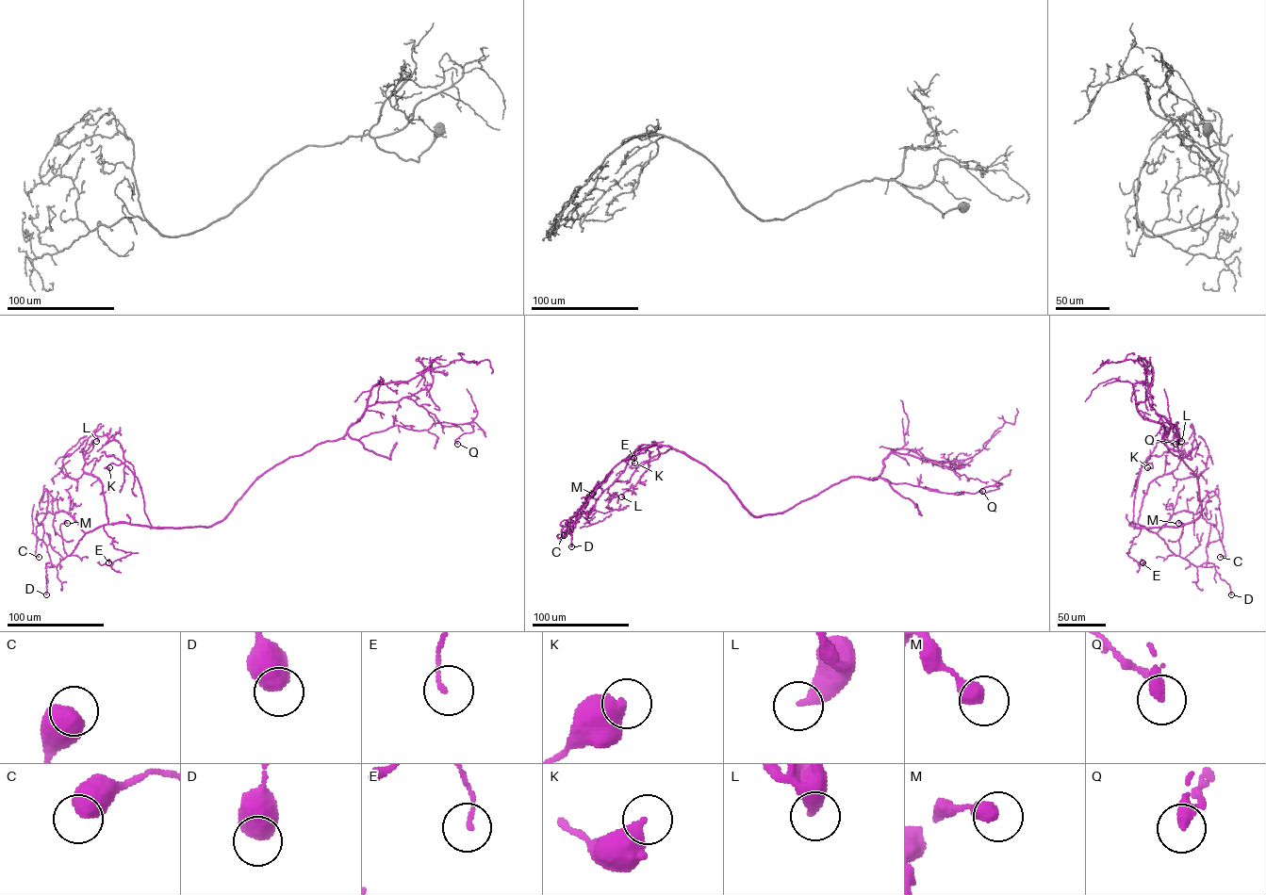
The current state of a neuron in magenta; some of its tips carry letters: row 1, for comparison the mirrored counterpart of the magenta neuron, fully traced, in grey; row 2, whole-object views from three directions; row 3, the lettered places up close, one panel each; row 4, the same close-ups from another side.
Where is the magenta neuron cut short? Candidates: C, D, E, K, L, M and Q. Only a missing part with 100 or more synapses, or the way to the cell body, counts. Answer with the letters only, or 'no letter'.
no letter

